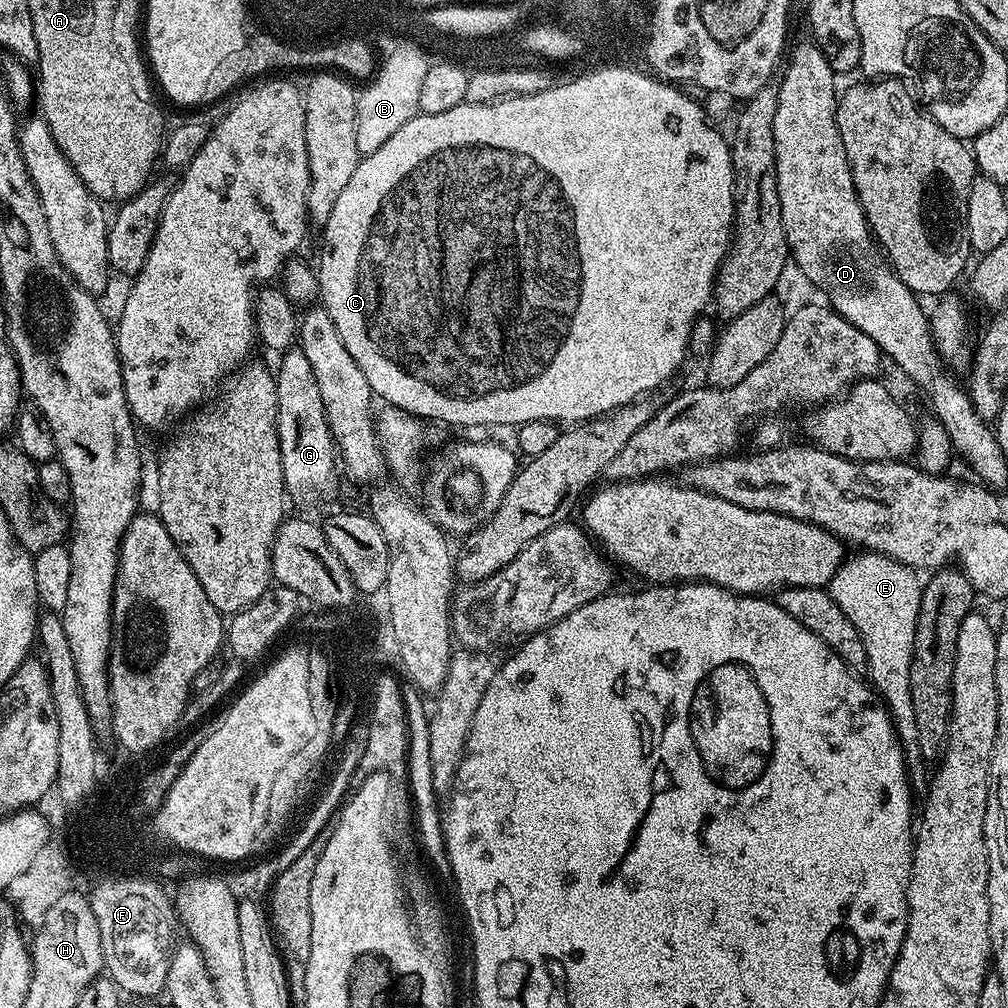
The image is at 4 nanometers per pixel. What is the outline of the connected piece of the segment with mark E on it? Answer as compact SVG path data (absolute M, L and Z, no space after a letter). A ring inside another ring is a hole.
M865 551L864 556L845 559L844 563L834 574L834 578L826 585L828 591L850 622L854 622L854 630L864 643L868 666L867 679L871 687L878 693L883 707L887 708L892 725L896 727L896 736L904 750L904 758L909 769L916 770L922 764L920 747L918 746L918 726L914 722L914 702L910 699L910 662L912 661L912 647L914 646L914 630L920 613L920 594L922 580L908 565L892 560L889 556L881 556L878 552Z

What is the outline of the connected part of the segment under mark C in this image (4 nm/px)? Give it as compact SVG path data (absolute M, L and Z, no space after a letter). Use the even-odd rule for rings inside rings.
M622 66L622 68L604 68L604 69L602 69L602 70L601 70L601 72L588 72L588 73L586 73L586 74L585 74L585 76L584 76L584 80L572 80L572 81L570 81L570 82L569 82L569 84L568 84L568 88L559 88L559 86L553 86L553 87L551 87L551 88L548 88L548 89L547 89L547 90L545 90L545 91L544 91L544 93L542 93L542 94L541 94L541 95L538 95L538 96L510 96L510 97L507 97L507 99L505 99L505 100L504 100L504 101L503 101L503 102L497 102L497 103L495 103L495 104L470 104L470 103L467 103L467 102L465 102L465 103L462 103L462 104L459 104L459 105L458 105L458 106L457 106L457 107L456 107L456 110L455 110L455 112L447 112L447 113L446 113L446 114L430 114L430 115L429 115L429 116L426 116L426 115L423 115L423 114L420 114L420 115L417 115L417 117L416 117L416 119L415 119L415 120L411 120L411 121L410 121L410 122L406 122L406 126L402 126L402 130L398 130L398 134L394 134L394 138L390 138L390 139L389 139L389 140L388 140L388 141L386 141L386 142L385 142L385 144L383 144L383 145L382 145L382 146L378 146L378 150L377 150L377 151L376 151L376 152L369 152L369 153L367 153L367 155L365 155L365 156L364 156L364 157L363 157L363 159L361 159L361 162L360 162L360 165L359 165L359 166L358 166L358 167L356 167L356 169L355 169L355 170L354 170L354 178L350 178L350 182L346 182L346 190L342 190L342 194L338 194L338 202L334 202L334 210L330 210L330 218L329 218L329 219L328 219L328 222L327 222L327 224L325 224L325 225L323 225L323 228L322 228L322 232L324 232L324 249L322 249L322 250L321 250L321 252L320 252L320 264L319 264L319 263L318 263L318 275L319 275L319 278L320 278L320 295L319 295L319 297L318 297L318 300L319 300L319 303L320 303L320 304L321 304L321 305L322 305L322 306L323 306L323 307L324 307L324 308L325 308L325 309L326 309L326 311L328 311L328 313L329 313L329 314L330 314L330 318L331 318L331 319L332 319L332 321L333 321L333 322L334 322L334 326L338 326L338 334L342 334L342 342L346 342L346 350L350 350L350 351L351 351L351 352L352 352L352 353L353 353L353 354L354 354L354 362L358 362L358 366L362 366L362 374L366 374L366 375L367 375L367 376L368 376L368 381L369 381L369 382L370 382L370 386L371 386L371 387L372 387L372 391L373 391L373 393L375 393L375 395L376 395L376 396L377 396L377 397L379 397L379 399L380 399L380 396L381 396L381 398L382 398L382 399L384 399L384 402L390 402L390 404L391 404L391 407L394 407L394 408L402 408L402 409L405 409L405 410L407 410L407 412L408 412L408 413L409 413L409 414L411 414L411 416L418 416L418 417L421 417L421 418L429 418L429 417L428 417L428 416L440 416L440 420L441 420L441 422L442 422L442 423L444 423L444 424L512 424L512 425L511 425L511 426L519 426L519 425L521 425L521 424L525 424L525 423L526 423L526 422L534 422L534 421L535 421L535 420L537 420L537 418L560 418L560 417L556 417L556 416L580 416L580 417L576 417L576 418L599 418L599 417L601 417L601 416L603 416L603 415L605 415L605 414L607 414L607 413L610 413L610 412L615 412L615 411L616 411L616 409L617 409L617 408L620 408L620 407L622 407L622 406L623 406L623 404L628 404L628 403L629 403L629 402L631 402L631 401L632 401L632 400L639 400L639 399L641 399L641 398L644 398L644 397L647 397L647 396L648 396L648 395L649 395L649 394L651 394L651 393L653 393L653 392L655 392L655 391L657 391L657 389L659 389L659 388L660 388L660 387L661 387L661 386L664 386L664 385L660 385L660 384L664 384L664 383L666 383L666 382L667 382L667 380L668 380L668 379L670 379L670 378L671 378L671 376L672 376L672 375L674 375L674 374L675 374L675 372L676 372L676 371L678 371L678 370L679 370L679 368L680 368L680 363L682 363L682 362L683 362L683 360L684 360L684 356L685 356L685 357L687 357L687 356L688 356L688 355L689 355L689 340L690 340L690 338L691 338L691 332L692 332L692 326L693 326L693 324L694 324L694 323L695 323L695 322L696 322L696 319L697 319L697 317L703 317L703 316L704 316L704 315L705 315L705 313L707 313L707 312L708 312L708 311L709 311L709 308L710 308L710 305L711 305L711 304L712 304L712 303L713 303L713 300L714 300L714 289L715 289L715 286L716 286L716 275L718 275L718 273L720 273L720 265L721 265L721 264L723 264L723 262L724 262L724 258L725 258L725 256L727 256L727 255L728 255L728 250L729 250L729 247L730 247L730 241L731 241L731 239L732 239L732 237L733 237L733 235L734 235L734 221L735 221L735 219L736 219L736 175L735 175L735 174L734 174L734 170L733 170L733 169L732 169L732 149L731 149L731 147L730 147L730 144L729 144L729 141L728 141L728 140L727 140L727 139L726 139L726 136L723 136L723 134L722 134L722 133L720 133L720 132L719 132L719 130L718 130L718 129L716 129L716 128L715 128L715 126L714 126L714 125L712 125L712 124L711 124L711 122L710 122L710 121L708 121L708 116L707 116L707 114L706 114L706 113L704 113L704 112L703 112L703 110L702 110L702 109L700 109L700 104L699 104L699 102L698 102L698 101L696 101L696 100L691 100L691 98L690 98L690 97L688 97L688 96L687 96L687 94L686 94L686 93L684 93L684 92L679 92L679 90L678 90L678 89L676 89L676 88L679 88L679 87L676 87L676 86L673 86L673 85L672 85L672 84L671 84L671 83L668 83L668 82L665 82L665 81L664 81L664 80L663 80L663 79L660 79L660 78L657 78L657 77L656 77L656 76L655 76L655 75L652 75L652 74L649 74L649 75L644 75L644 74L643 74L643 73L641 73L641 72L639 72L639 71L637 71L637 70L633 70L633 69L632 69L632 68L631 68L631 67L628 67L628 66Z

